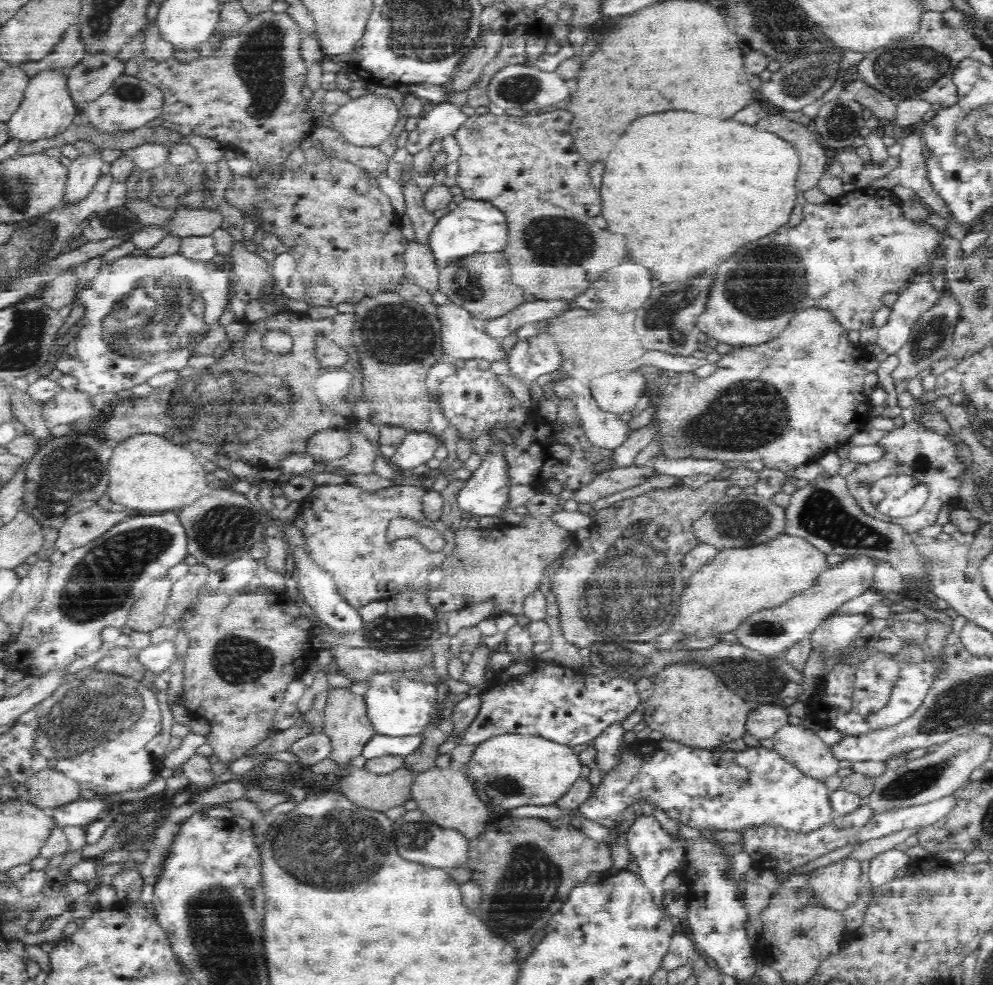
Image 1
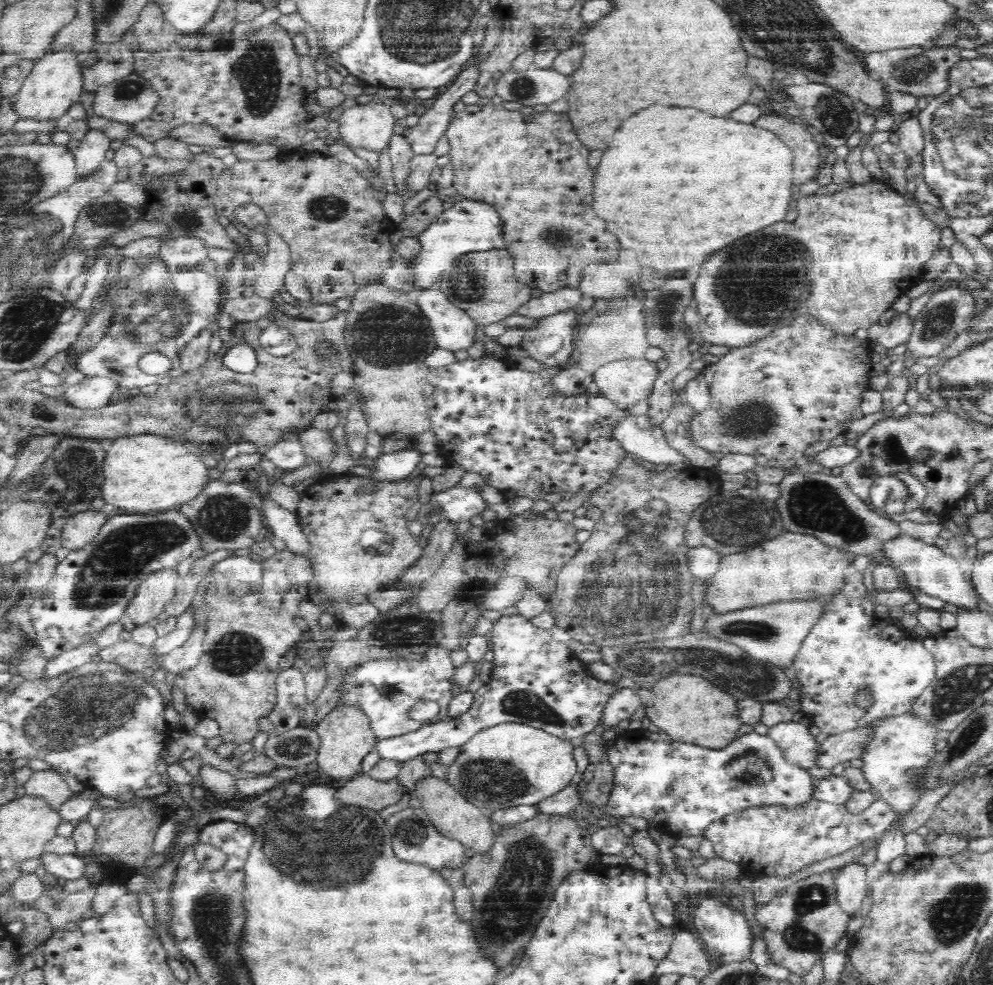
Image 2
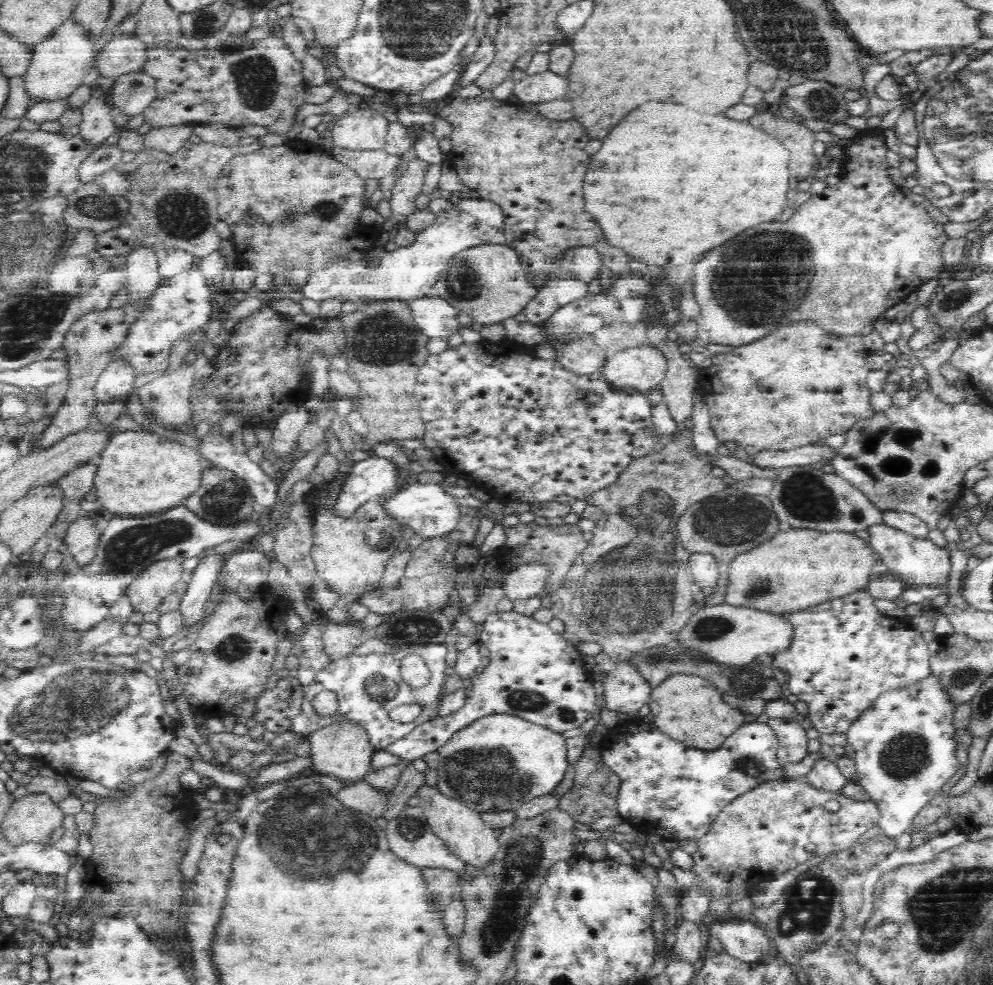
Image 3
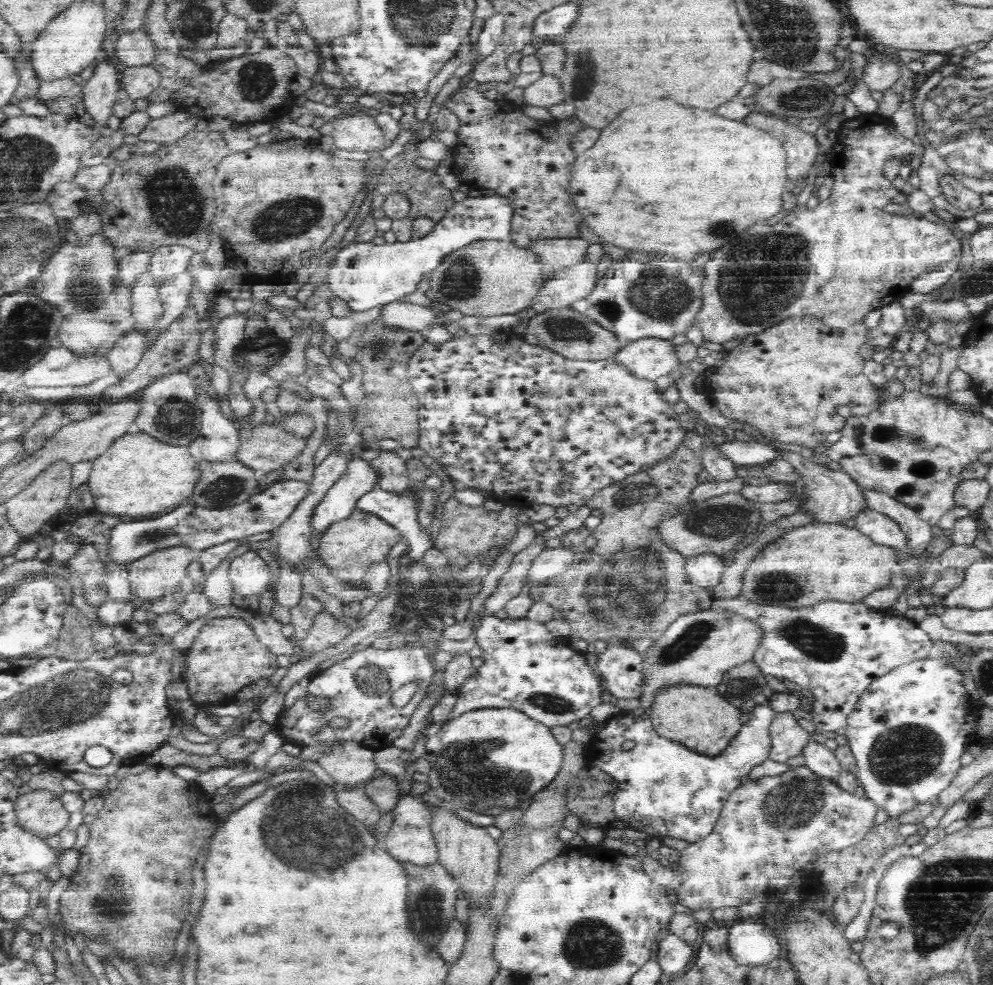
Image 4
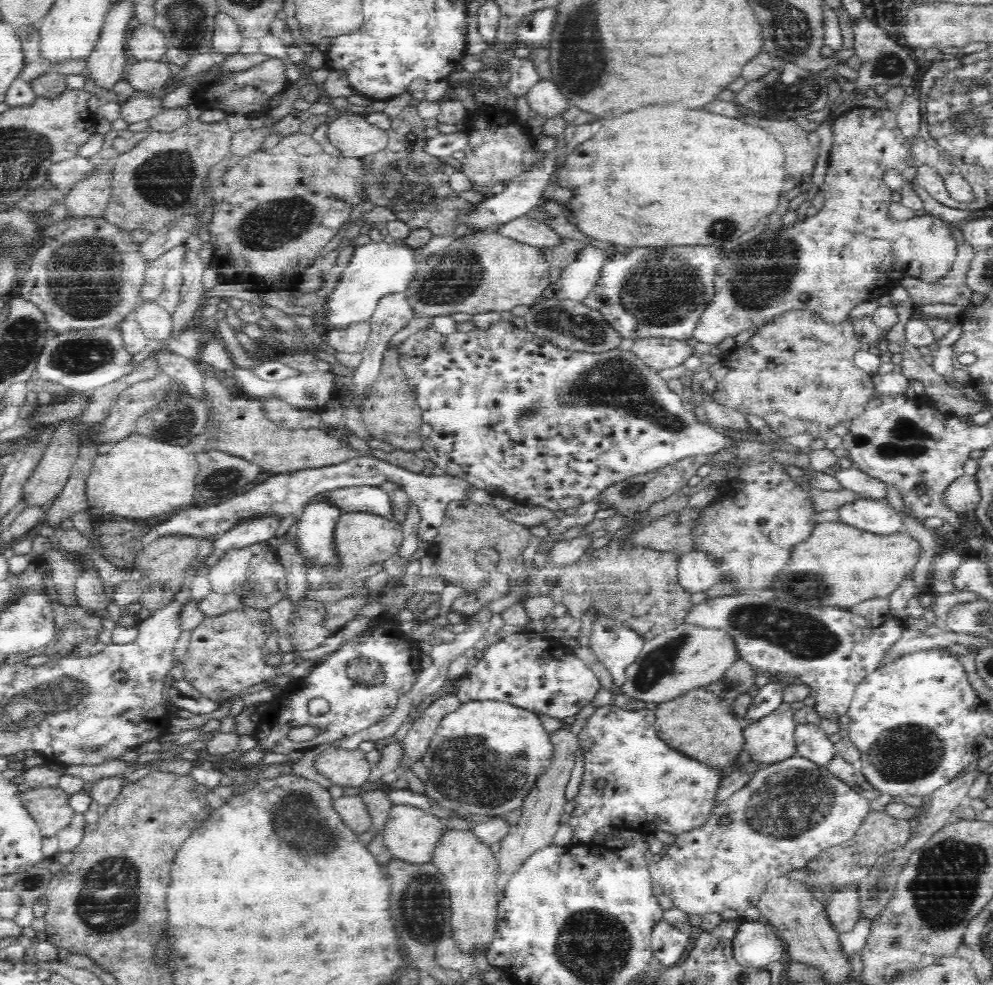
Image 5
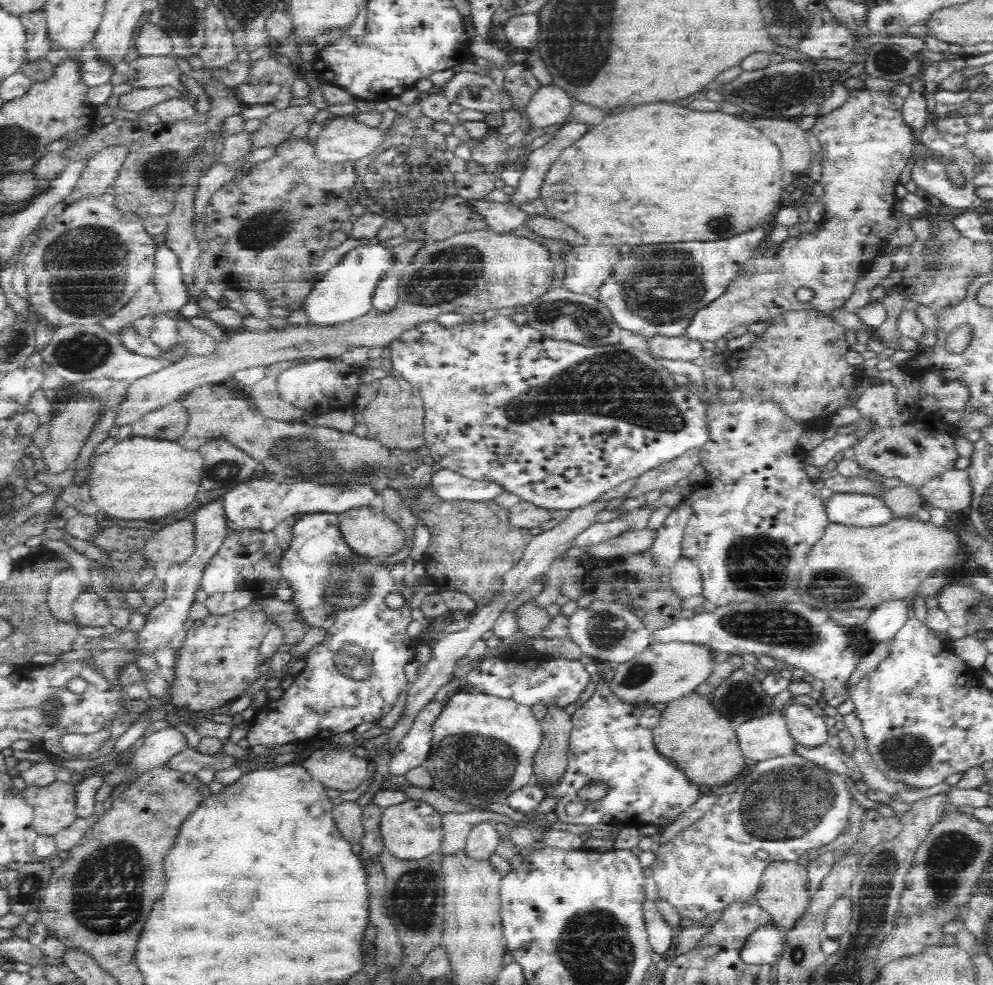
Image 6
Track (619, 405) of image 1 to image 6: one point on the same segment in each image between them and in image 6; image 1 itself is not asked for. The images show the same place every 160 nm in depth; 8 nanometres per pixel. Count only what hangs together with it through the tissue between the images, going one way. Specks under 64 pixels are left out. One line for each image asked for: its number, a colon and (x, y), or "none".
2: (626, 381)
3: (644, 366)
4: (649, 358)
5: (658, 353)
6: (682, 347)

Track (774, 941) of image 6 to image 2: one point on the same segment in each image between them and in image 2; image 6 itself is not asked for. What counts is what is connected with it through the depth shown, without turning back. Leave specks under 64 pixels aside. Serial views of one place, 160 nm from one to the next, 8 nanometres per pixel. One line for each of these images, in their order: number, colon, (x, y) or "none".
2: (726, 934)
3: (748, 941)
4: (751, 943)
5: (756, 945)

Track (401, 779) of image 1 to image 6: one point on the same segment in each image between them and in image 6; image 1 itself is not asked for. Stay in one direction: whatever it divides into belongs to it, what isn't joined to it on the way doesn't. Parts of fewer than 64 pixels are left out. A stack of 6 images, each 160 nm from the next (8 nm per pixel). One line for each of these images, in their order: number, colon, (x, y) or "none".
2: (363, 791)
3: (361, 797)
4: (355, 803)
5: (351, 810)
6: (347, 816)

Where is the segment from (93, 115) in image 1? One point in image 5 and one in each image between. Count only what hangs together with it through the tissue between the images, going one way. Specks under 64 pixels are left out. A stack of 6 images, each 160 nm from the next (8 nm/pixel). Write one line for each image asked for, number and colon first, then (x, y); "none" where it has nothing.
2: (130, 98)
3: (131, 93)
4: (139, 81)
5: (146, 74)

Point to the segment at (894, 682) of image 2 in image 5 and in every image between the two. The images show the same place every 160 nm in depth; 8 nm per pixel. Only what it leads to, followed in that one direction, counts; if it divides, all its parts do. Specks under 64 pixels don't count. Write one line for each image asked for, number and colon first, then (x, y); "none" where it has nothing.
3: (842, 654)
4: (834, 649)
5: (831, 650)

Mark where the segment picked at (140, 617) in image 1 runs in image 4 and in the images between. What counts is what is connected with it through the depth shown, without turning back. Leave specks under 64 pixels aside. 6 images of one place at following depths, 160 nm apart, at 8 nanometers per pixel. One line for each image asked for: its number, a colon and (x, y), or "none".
2: (150, 598)
3: (156, 581)
4: (152, 576)

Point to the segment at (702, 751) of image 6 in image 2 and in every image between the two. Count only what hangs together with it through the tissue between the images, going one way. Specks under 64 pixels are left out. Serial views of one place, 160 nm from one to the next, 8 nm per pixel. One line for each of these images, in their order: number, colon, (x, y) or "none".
2: (688, 709)
3: (686, 707)
4: (701, 720)
5: (699, 724)

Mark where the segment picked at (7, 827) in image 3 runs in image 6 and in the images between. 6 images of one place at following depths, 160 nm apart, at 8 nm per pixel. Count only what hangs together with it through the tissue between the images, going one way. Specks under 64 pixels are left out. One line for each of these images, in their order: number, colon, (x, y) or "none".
4: (41, 811)
5: (49, 805)
6: (54, 807)

